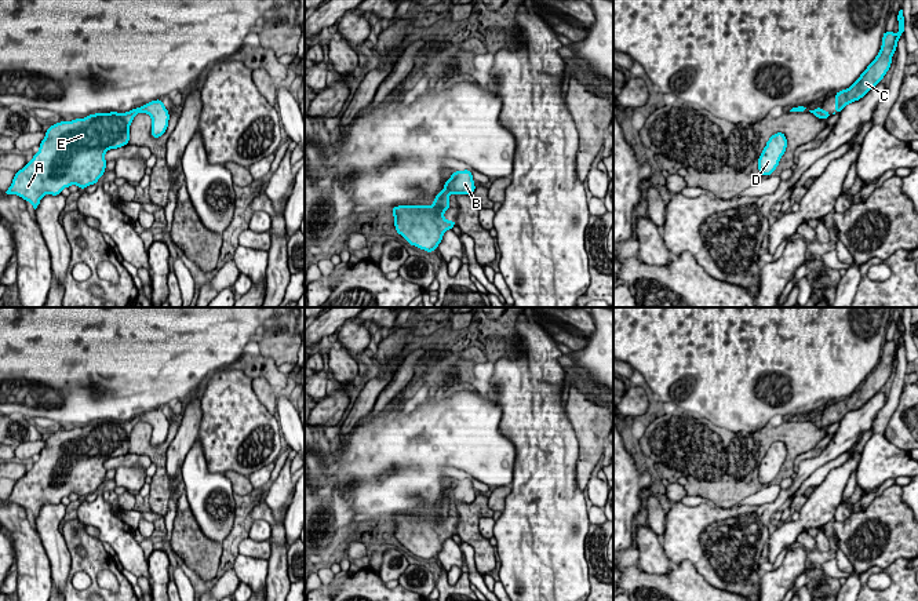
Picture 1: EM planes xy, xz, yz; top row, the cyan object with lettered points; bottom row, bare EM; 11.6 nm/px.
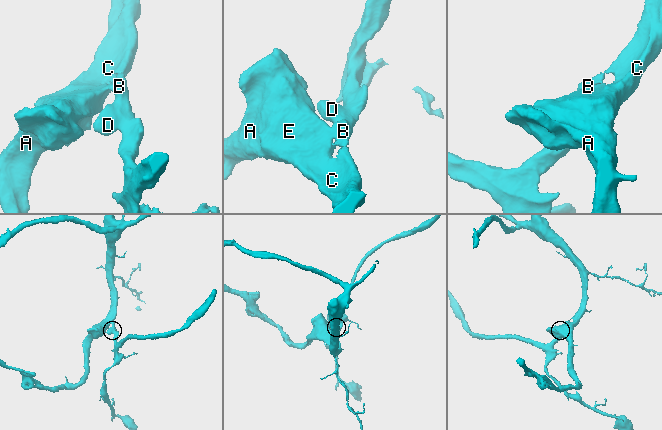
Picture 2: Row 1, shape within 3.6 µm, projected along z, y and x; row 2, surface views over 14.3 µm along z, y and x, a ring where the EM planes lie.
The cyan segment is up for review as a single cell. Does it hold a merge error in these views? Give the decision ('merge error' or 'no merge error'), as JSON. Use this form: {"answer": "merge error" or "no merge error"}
{"answer": "no merge error"}

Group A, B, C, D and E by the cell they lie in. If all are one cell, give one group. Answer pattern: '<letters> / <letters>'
A B C D E

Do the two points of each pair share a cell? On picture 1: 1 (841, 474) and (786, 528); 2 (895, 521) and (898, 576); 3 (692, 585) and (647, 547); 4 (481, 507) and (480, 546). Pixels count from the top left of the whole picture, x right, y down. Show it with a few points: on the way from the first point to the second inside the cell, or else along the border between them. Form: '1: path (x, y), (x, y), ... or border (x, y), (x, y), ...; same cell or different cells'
1: path (830, 491), (824, 501), (802, 523); same cell
2: border (903, 557), (885, 568), (870, 567), (866, 571); different cells
3: border (673, 567), (666, 574), (648, 574), (643, 568); different cells
4: path (473, 517), (473, 536); same cell

